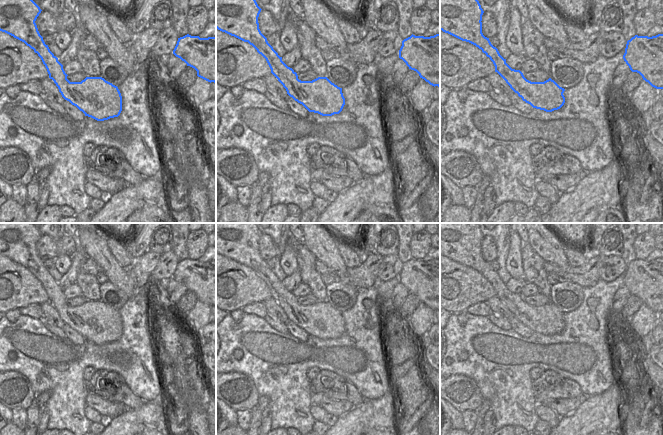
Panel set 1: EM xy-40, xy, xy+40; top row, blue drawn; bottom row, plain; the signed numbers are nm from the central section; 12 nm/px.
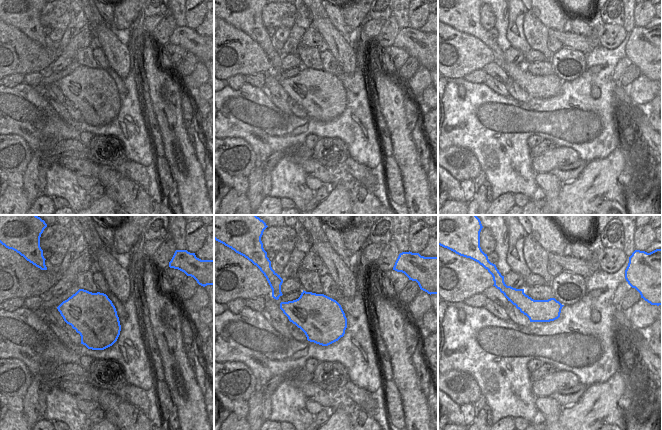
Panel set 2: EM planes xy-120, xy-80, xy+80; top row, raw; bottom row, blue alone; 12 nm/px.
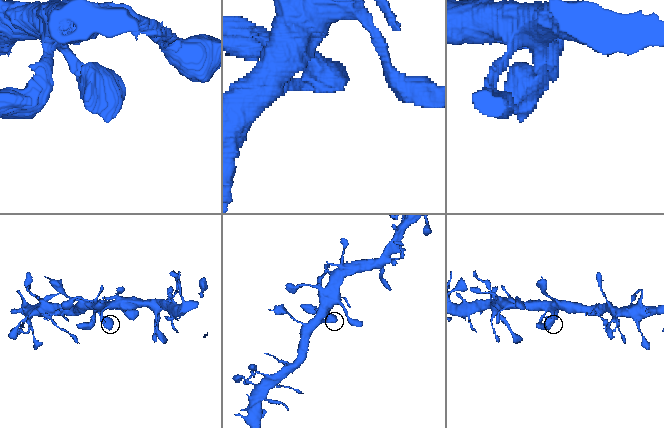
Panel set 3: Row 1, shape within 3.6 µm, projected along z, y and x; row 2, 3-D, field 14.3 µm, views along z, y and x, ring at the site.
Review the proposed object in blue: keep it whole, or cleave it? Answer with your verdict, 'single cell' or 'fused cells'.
single cell

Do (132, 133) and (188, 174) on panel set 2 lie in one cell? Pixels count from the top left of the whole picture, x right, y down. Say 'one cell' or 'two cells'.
two cells

